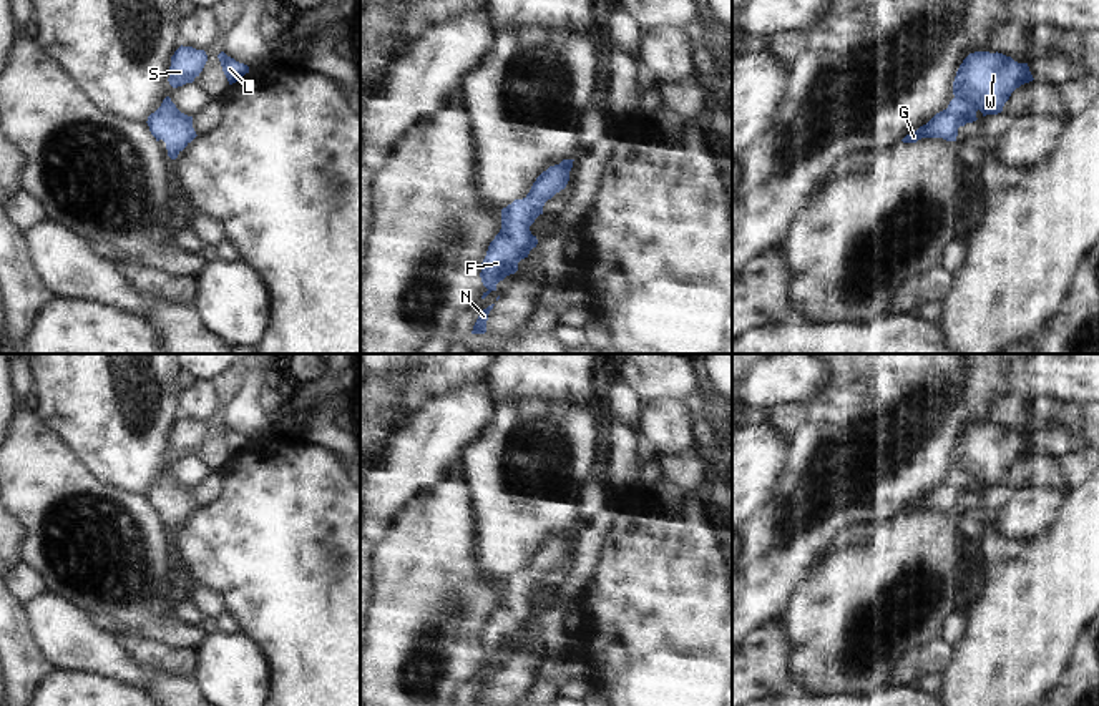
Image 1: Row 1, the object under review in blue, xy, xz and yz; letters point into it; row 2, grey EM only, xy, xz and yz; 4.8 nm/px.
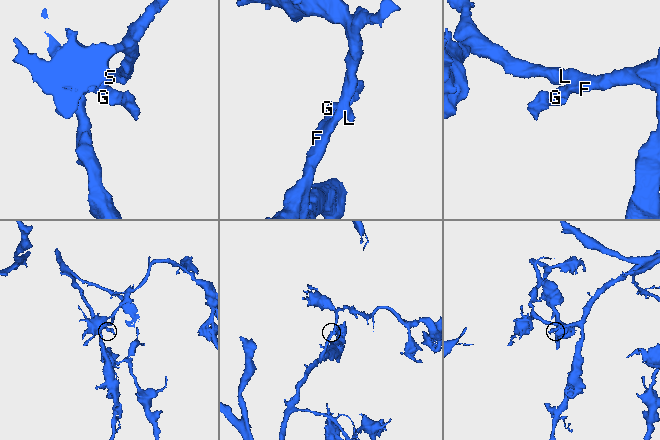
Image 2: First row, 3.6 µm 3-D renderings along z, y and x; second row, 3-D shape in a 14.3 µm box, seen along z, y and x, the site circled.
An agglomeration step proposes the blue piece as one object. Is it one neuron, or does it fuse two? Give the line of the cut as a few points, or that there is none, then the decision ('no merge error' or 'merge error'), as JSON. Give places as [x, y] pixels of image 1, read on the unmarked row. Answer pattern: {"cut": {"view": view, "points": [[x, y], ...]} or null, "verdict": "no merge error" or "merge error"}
{"cut": null, "verdict": "no merge error"}

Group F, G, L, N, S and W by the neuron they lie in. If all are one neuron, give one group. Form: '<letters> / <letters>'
F G L N S W

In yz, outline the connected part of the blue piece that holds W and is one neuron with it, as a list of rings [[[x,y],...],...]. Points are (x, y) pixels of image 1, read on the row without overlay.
[[[998,424],[970,425],[956,444],[955,470],[948,480],[901,513],[916,515],[921,510],[956,513],[958,500],[976,493],[978,482],[983,488],[1001,485],[1011,465],[1033,452],[1028,435],[1018,435]]]

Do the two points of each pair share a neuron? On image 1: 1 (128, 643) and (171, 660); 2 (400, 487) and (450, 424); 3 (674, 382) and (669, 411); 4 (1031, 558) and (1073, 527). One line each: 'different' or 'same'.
1: same
2: same
3: different
4: same

